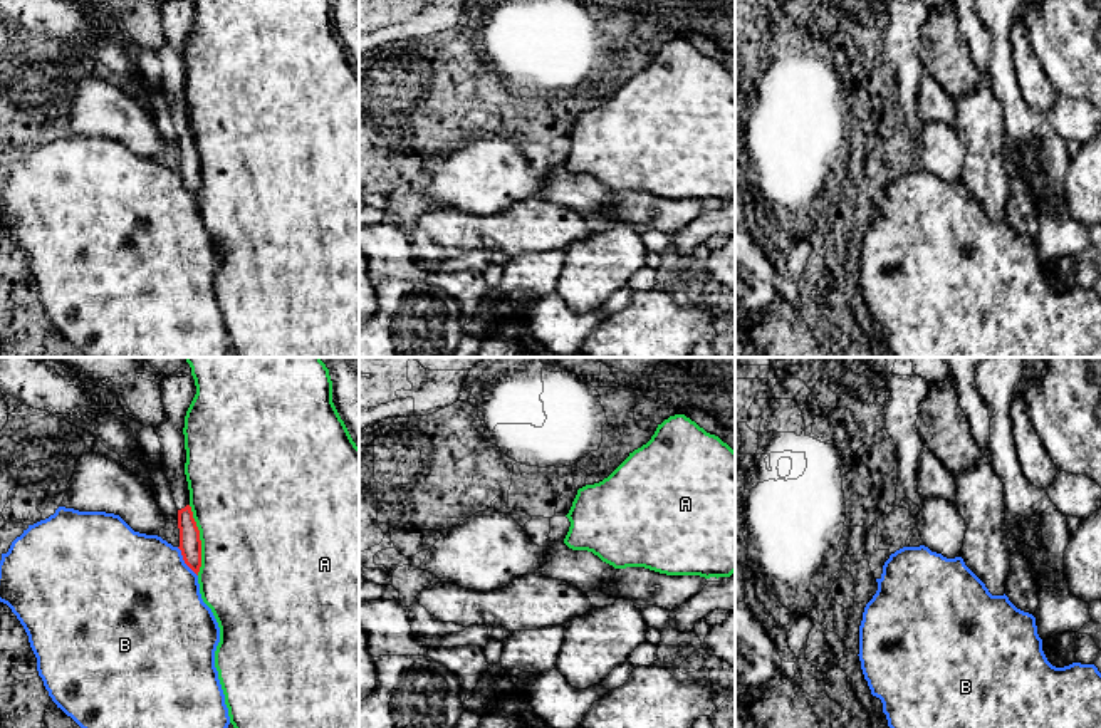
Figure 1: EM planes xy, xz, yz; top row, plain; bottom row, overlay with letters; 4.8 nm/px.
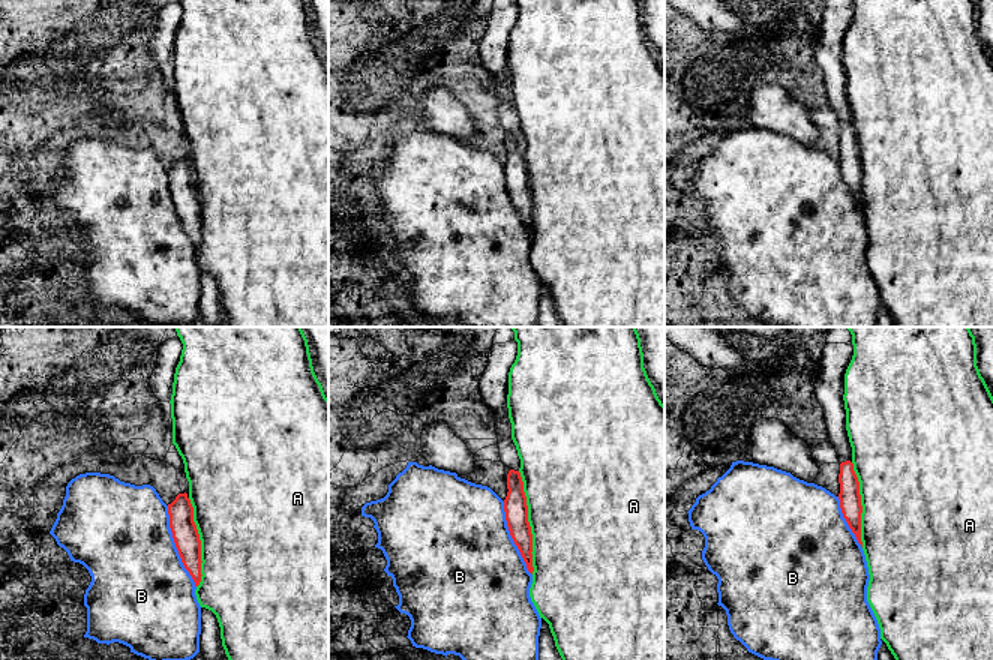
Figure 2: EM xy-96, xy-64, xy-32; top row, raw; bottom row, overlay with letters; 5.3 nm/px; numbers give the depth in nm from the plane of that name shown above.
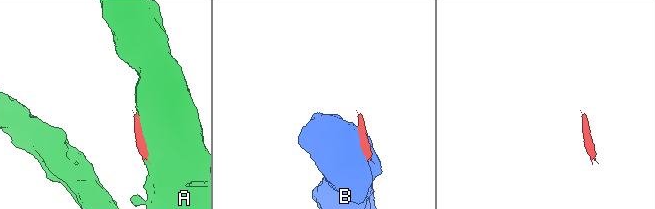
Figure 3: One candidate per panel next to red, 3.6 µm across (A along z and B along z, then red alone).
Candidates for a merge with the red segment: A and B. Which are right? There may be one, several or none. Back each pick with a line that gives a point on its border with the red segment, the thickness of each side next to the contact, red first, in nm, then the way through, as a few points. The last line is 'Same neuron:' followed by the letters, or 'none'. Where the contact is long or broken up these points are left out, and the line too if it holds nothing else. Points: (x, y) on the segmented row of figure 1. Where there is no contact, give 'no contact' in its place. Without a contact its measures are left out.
Same neuron: none

